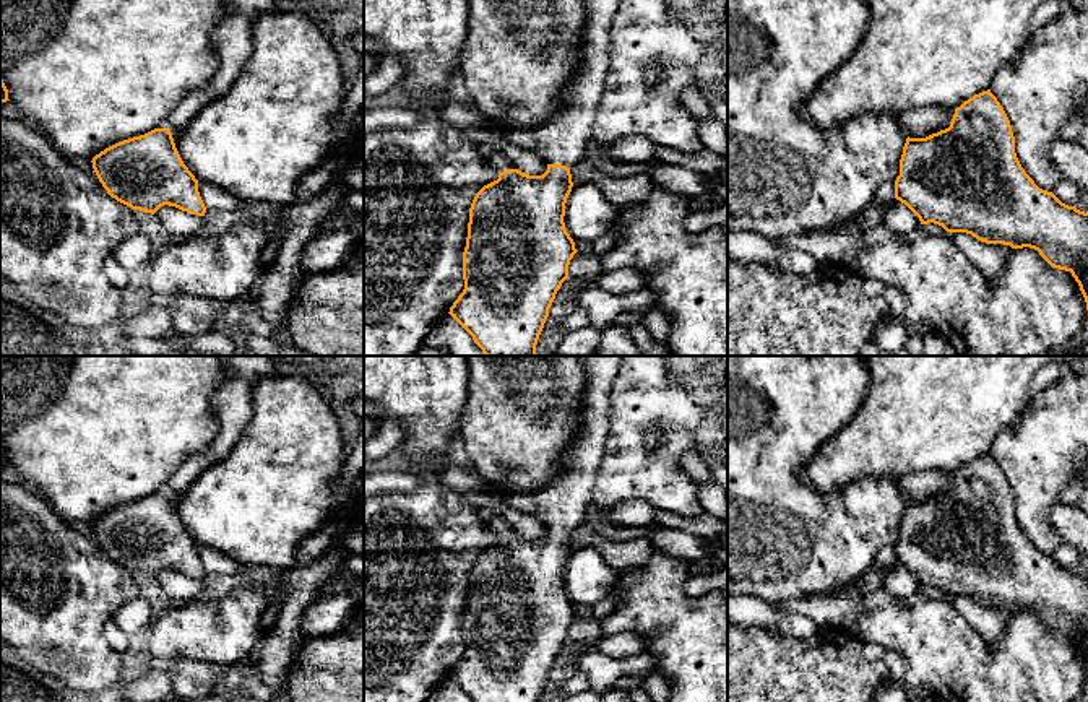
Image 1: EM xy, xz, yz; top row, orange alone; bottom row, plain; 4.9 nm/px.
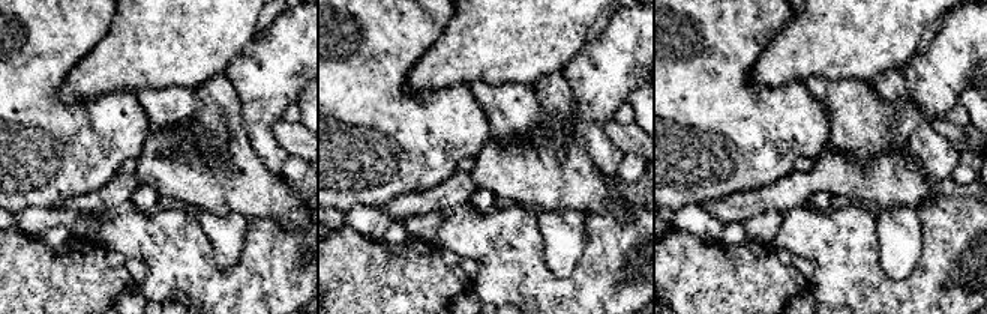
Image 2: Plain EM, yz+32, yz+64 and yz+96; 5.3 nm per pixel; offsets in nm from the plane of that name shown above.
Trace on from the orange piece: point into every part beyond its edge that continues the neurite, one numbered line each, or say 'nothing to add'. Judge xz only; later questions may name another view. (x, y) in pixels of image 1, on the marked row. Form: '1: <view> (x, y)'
1: xz (564, 137)

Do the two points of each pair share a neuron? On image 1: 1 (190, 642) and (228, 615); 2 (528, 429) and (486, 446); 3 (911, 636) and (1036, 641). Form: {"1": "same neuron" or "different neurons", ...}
{"1": "same neuron", "2": "same neuron", "3": "same neuron"}

